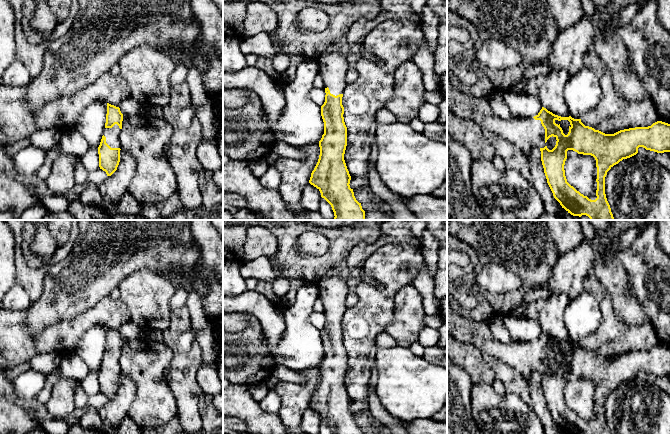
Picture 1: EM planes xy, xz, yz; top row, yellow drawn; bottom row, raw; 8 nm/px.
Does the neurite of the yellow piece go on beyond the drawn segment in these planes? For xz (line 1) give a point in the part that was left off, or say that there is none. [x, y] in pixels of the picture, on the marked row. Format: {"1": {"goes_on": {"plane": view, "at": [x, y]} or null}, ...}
{"1": {"goes_on": {"plane": "xz", "at": [333, 66]}}}

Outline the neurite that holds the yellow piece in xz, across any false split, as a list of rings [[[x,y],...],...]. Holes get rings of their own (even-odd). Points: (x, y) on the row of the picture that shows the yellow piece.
[[[338,51],[323,53],[318,59],[319,75],[325,89],[325,102],[321,106],[321,116],[324,122],[324,134],[319,141],[320,155],[318,162],[311,173],[309,183],[316,187],[321,197],[332,207],[334,220],[365,220],[365,211],[362,209],[350,188],[351,176],[347,169],[344,154],[347,146],[347,127],[344,122],[344,107],[342,105],[343,92],[347,86],[346,75],[349,70],[347,55]]]

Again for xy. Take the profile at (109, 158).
[[[107,103],[106,123],[103,136],[98,147],[99,167],[111,176],[120,162],[120,133],[123,114],[119,107]]]

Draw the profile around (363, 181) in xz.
[[[368,172],[363,177],[351,178],[349,185],[350,185],[350,188],[353,190],[360,187],[368,187],[369,185]]]

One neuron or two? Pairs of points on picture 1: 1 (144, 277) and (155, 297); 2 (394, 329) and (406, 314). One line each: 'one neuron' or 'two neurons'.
1: one neuron
2: one neuron

